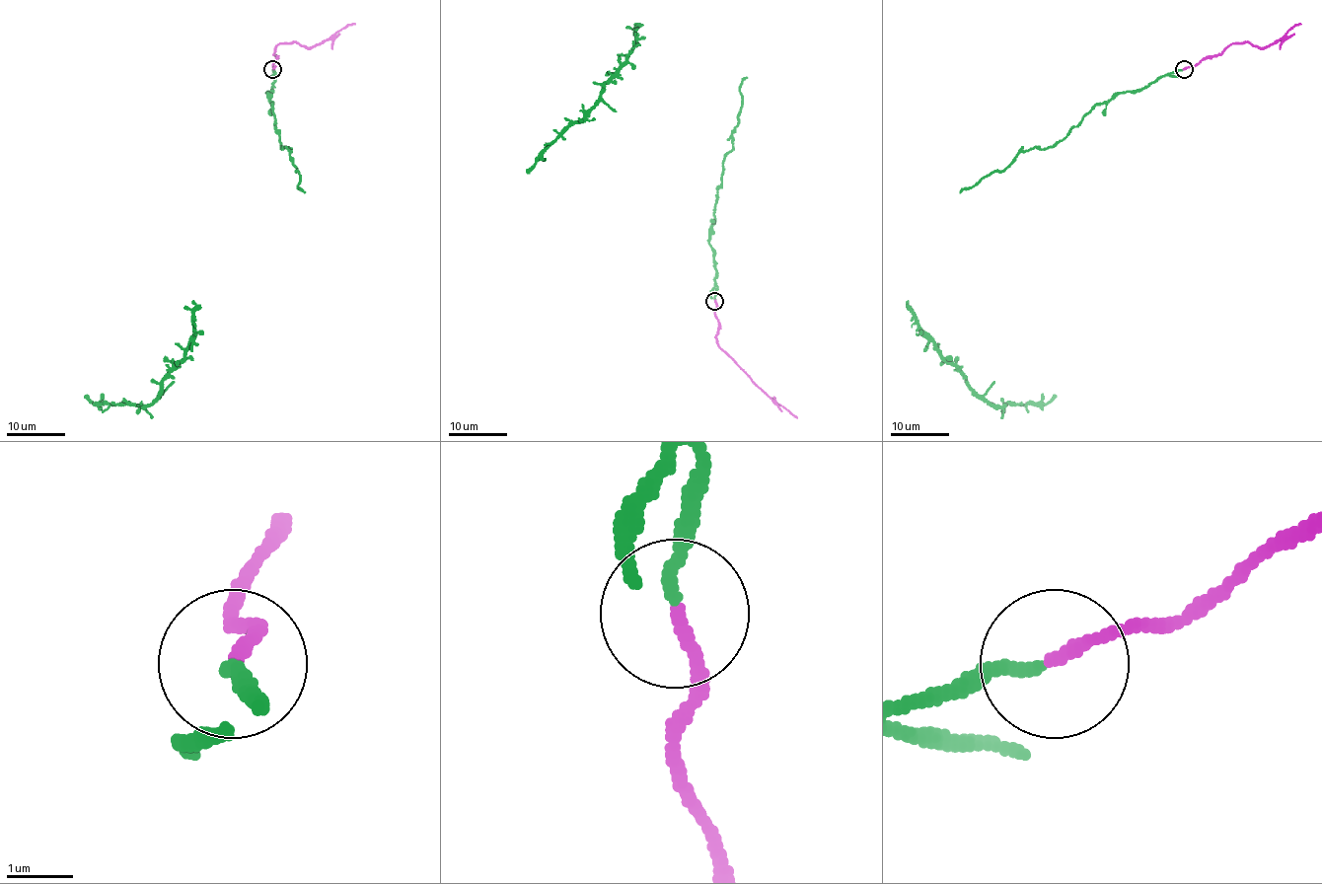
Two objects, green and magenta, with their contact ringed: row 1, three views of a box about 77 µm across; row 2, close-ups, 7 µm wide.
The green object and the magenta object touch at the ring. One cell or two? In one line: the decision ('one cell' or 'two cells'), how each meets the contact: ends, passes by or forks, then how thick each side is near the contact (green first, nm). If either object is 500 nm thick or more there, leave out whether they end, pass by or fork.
two cells | green ends | magenta ends | 190/180 nm

